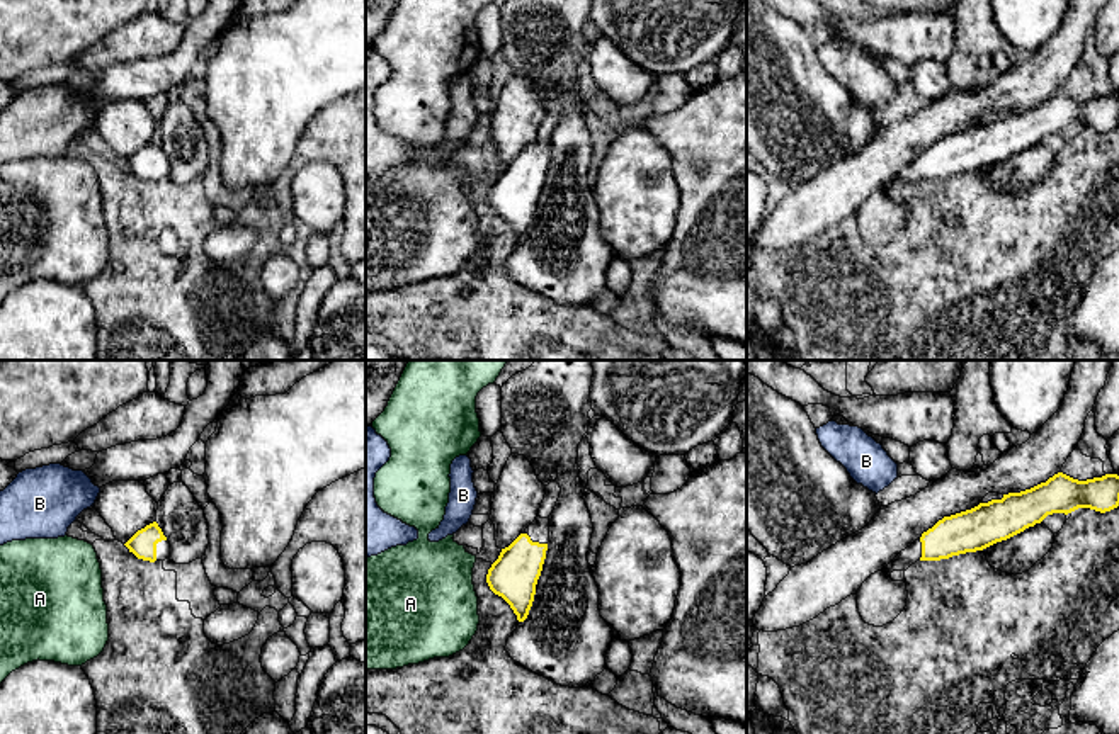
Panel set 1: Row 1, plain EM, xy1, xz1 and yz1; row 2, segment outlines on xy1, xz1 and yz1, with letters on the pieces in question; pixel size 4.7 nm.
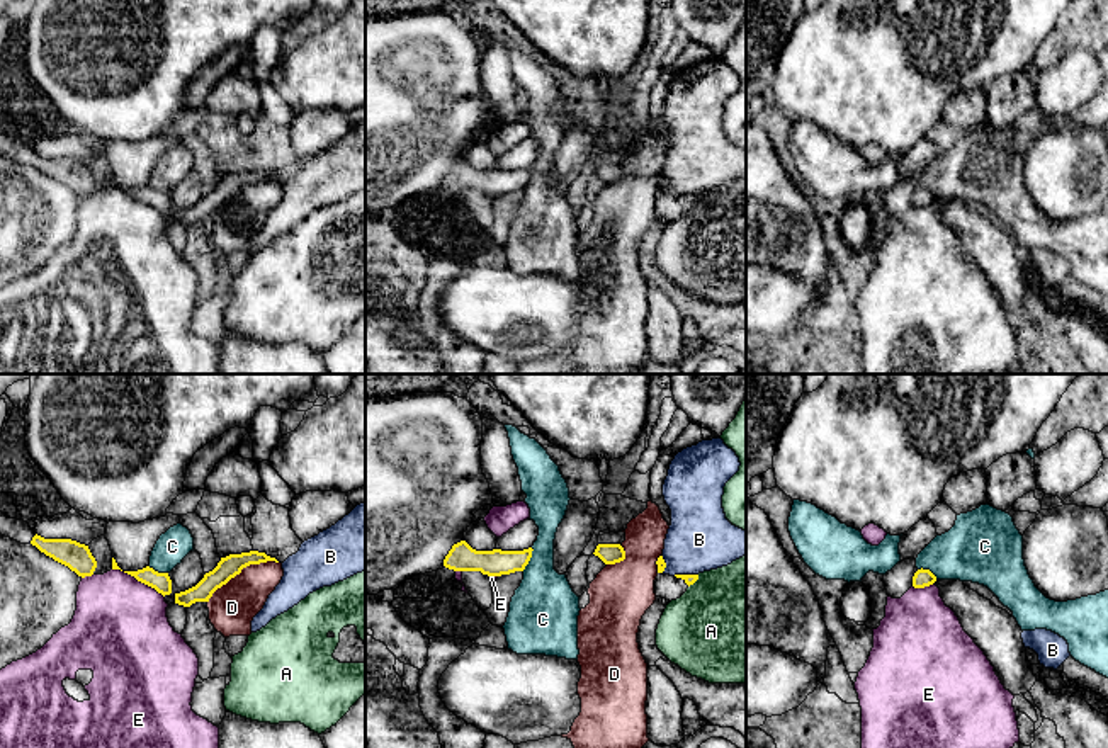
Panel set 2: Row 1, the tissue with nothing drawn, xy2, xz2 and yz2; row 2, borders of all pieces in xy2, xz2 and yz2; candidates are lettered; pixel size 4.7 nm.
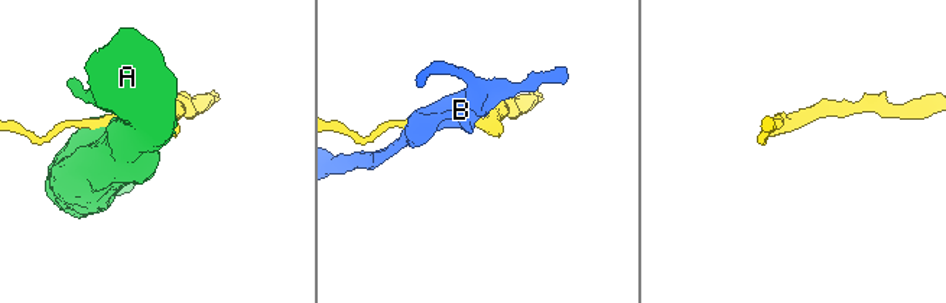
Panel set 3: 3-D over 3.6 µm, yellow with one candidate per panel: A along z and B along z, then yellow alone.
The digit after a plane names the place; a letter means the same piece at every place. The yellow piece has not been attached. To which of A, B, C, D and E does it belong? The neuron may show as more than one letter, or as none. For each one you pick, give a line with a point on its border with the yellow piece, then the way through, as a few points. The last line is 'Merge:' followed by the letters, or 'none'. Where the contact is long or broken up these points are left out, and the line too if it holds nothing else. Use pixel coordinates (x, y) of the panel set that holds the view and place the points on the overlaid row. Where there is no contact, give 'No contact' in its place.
Merge: none

